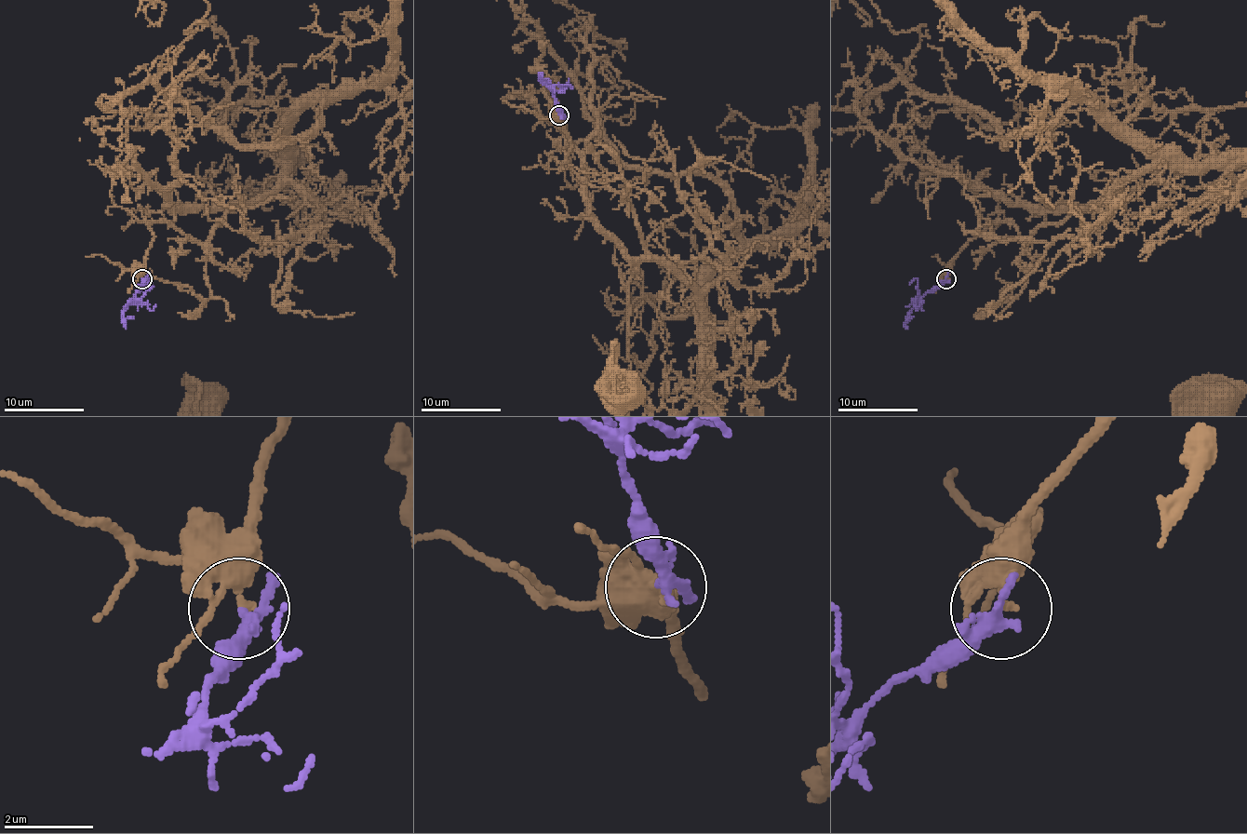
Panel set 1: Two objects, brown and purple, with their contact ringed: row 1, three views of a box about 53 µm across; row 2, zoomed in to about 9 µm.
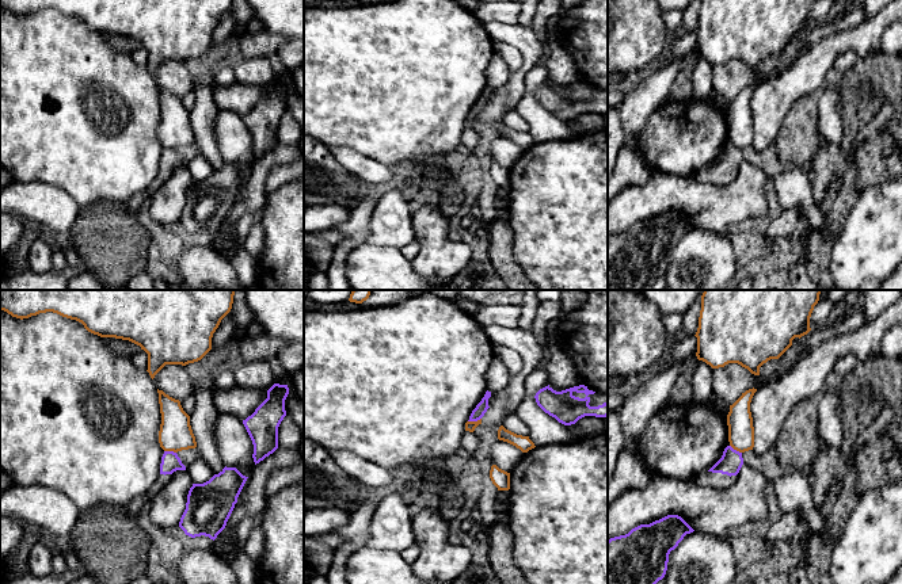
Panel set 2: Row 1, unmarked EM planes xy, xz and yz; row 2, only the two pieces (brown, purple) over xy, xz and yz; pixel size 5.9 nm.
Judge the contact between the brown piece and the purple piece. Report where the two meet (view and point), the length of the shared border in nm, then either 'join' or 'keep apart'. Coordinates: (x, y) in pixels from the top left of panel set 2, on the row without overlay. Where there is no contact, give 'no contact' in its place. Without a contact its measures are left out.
contact xz (474, 118); length 80 nm; keep apart

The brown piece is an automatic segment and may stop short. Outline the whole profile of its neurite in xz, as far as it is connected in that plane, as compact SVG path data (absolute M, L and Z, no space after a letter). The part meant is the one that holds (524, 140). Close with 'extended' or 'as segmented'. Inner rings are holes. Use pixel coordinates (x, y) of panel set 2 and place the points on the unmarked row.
M501 122L498 126L498 135L515 142L522 149L528 149L529 146L536 144L534 140L529 135L529 133L517 131L506 126L503 122Z; as segmented

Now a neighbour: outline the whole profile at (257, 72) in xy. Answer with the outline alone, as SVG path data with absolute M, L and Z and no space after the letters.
M267 57L240 58L232 65L236 81L251 87L269 87L274 80Z

